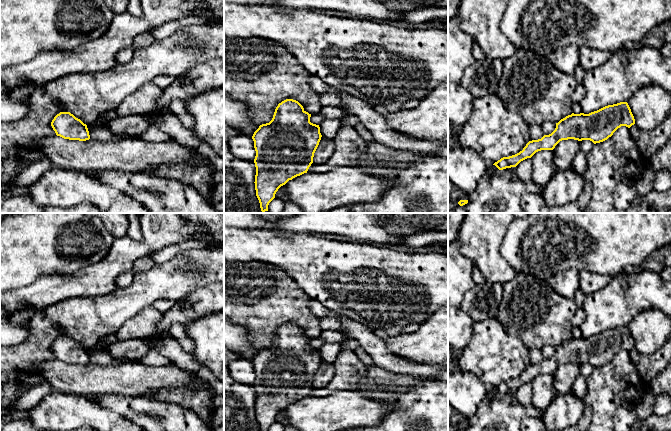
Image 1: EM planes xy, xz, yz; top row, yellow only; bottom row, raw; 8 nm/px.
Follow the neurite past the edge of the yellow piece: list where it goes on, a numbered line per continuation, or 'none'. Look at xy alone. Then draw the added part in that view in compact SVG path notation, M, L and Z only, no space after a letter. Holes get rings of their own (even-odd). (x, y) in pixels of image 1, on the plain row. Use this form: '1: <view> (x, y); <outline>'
none

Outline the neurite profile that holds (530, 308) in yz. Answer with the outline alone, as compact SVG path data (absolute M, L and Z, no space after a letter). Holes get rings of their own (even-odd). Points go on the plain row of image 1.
M518 273L514 279L502 285L502 299L495 318L508 333L518 336L531 350L546 345L558 347L572 336L571 319L578 306L575 299L567 299L558 294L547 281L528 273Z

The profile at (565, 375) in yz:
M562 364L553 373L553 384L557 394L566 395L572 392L574 382L580 375L580 365Z

